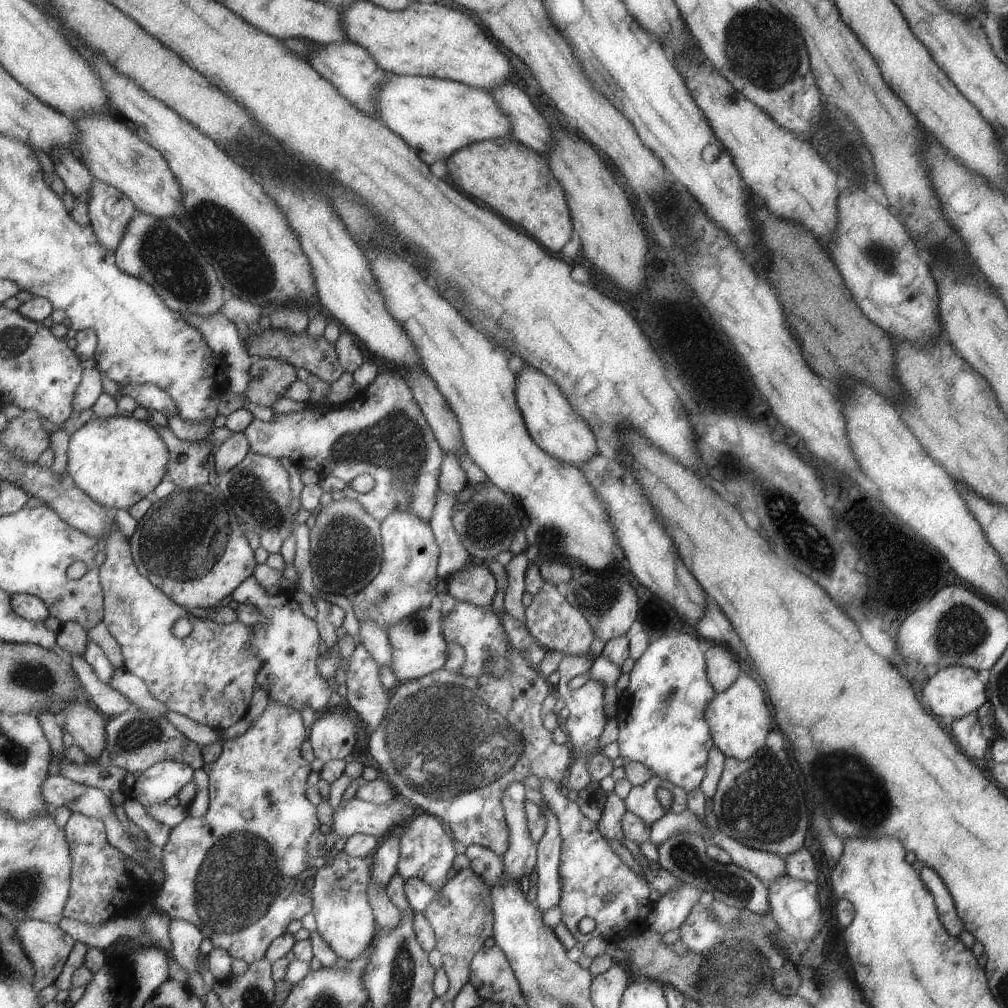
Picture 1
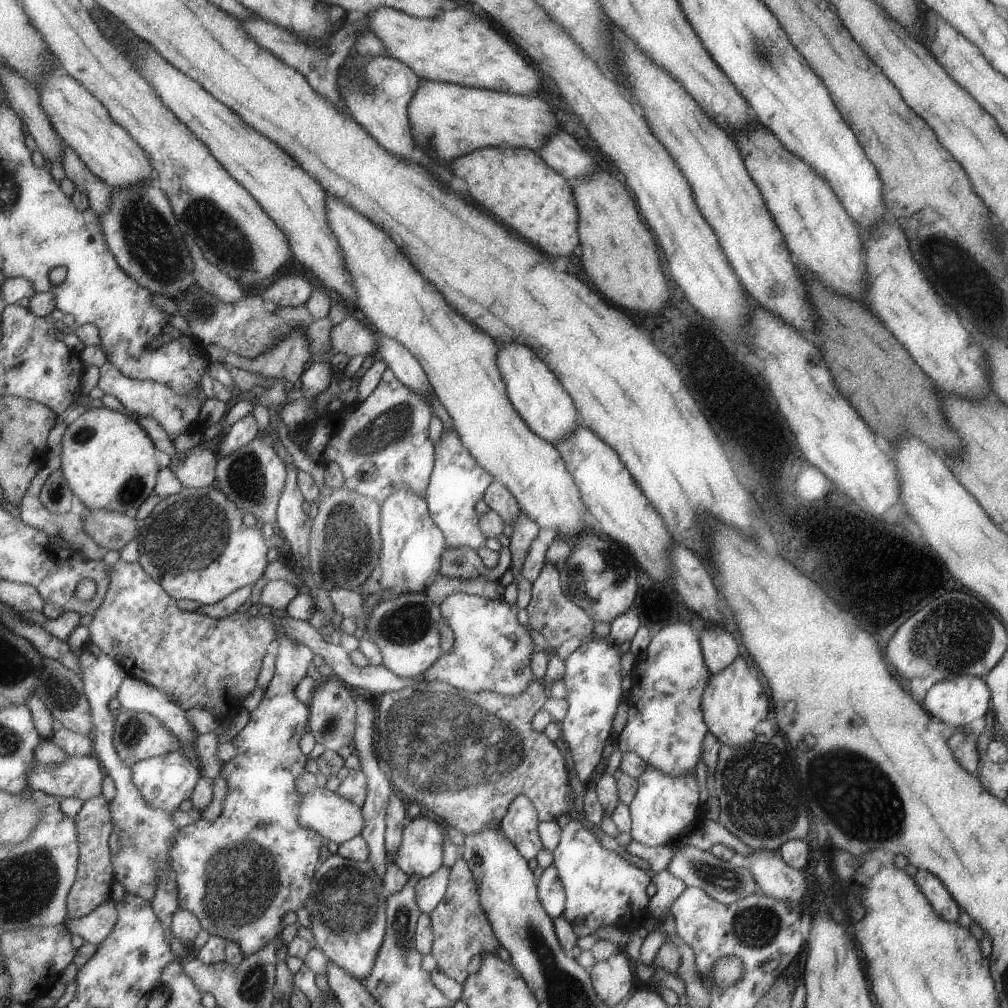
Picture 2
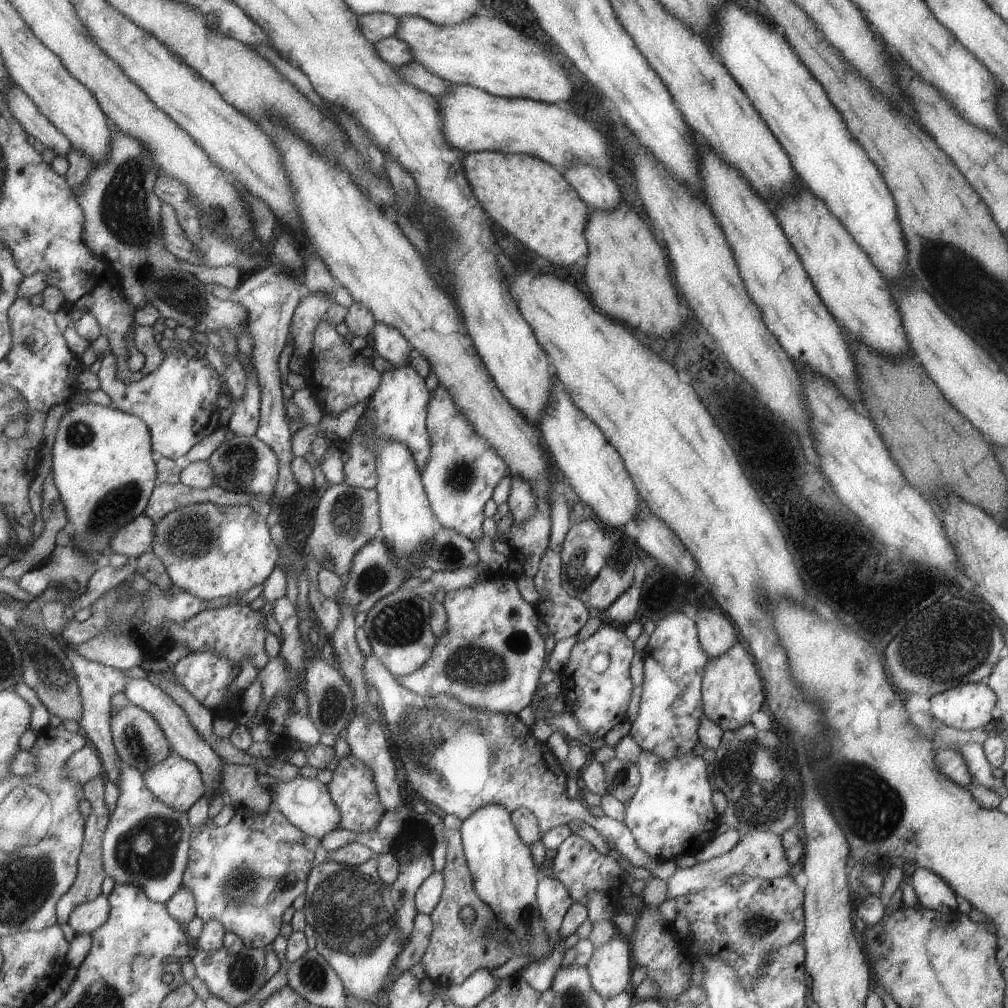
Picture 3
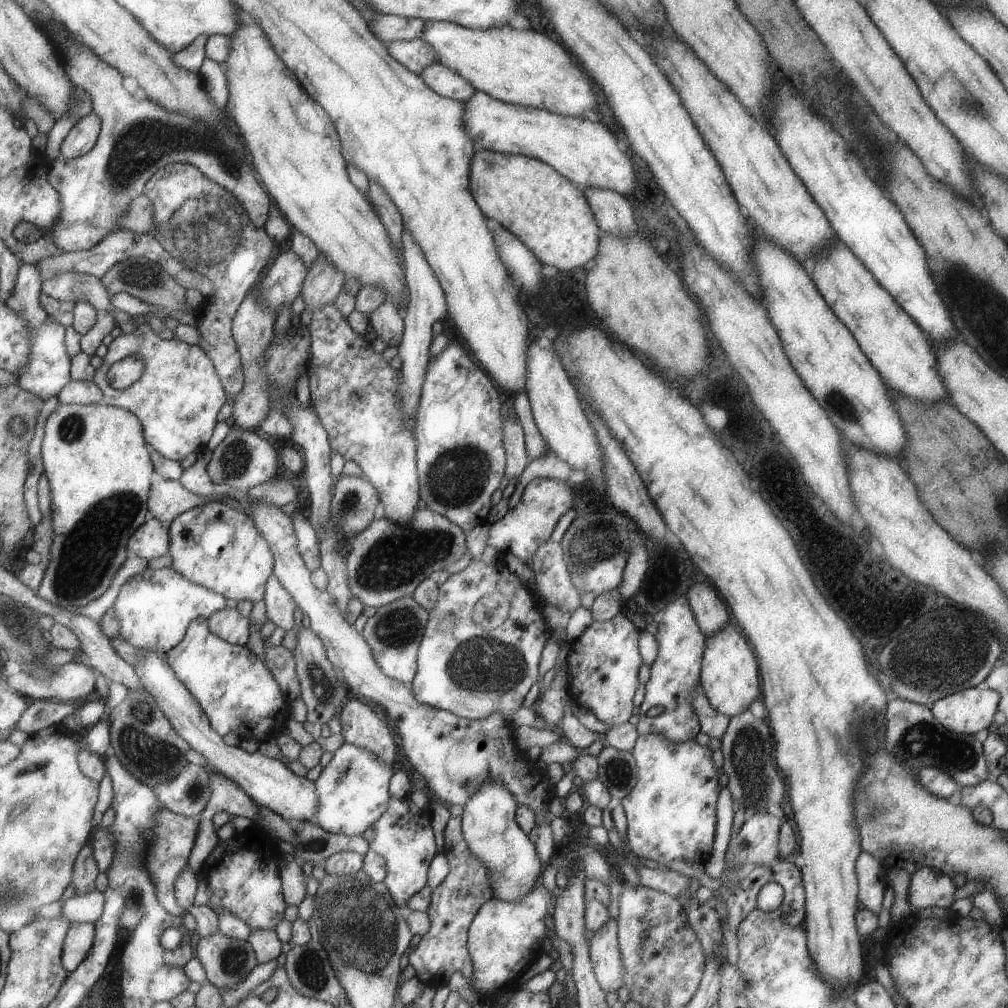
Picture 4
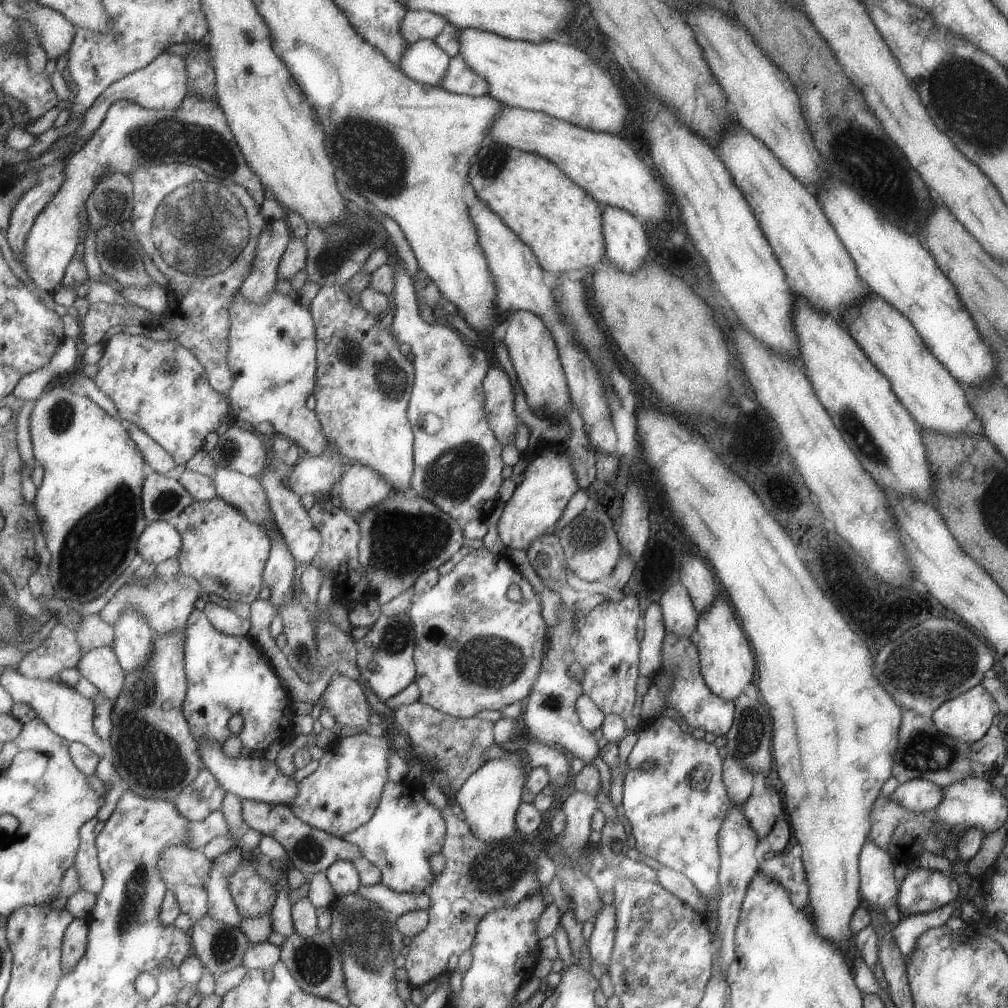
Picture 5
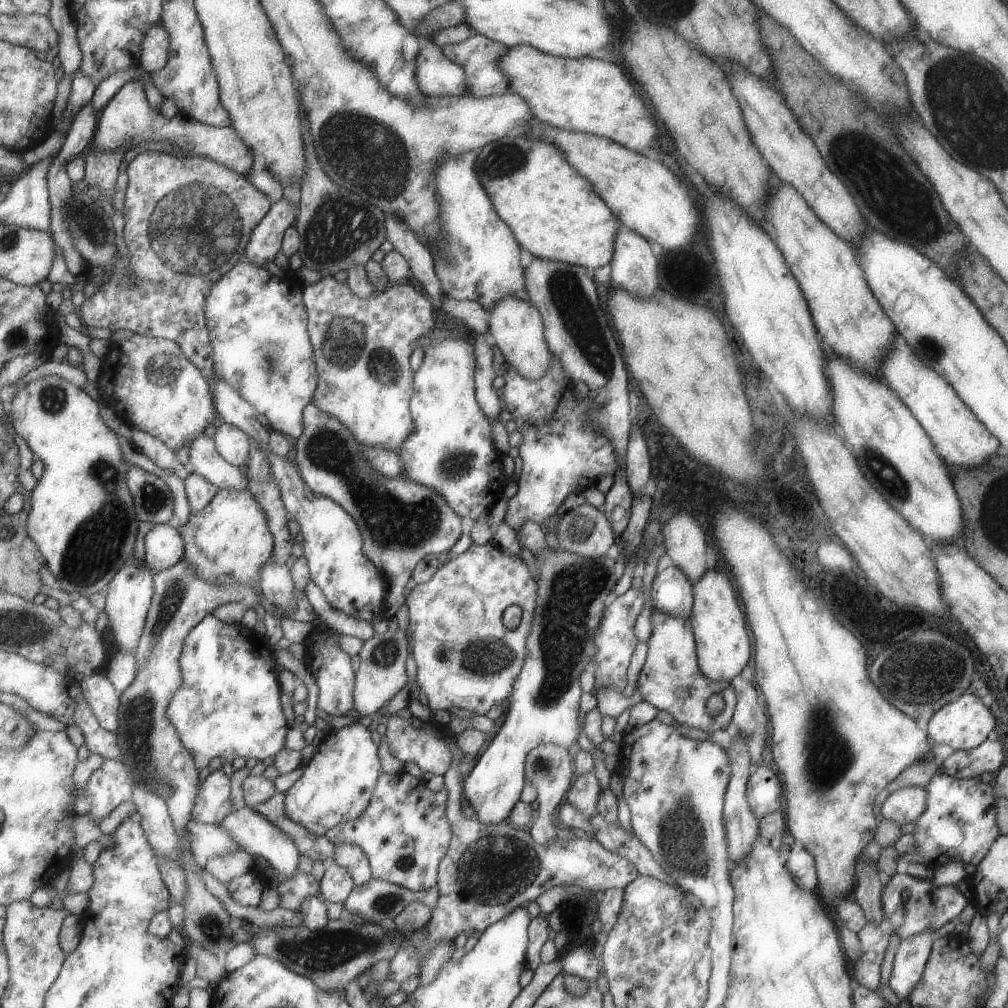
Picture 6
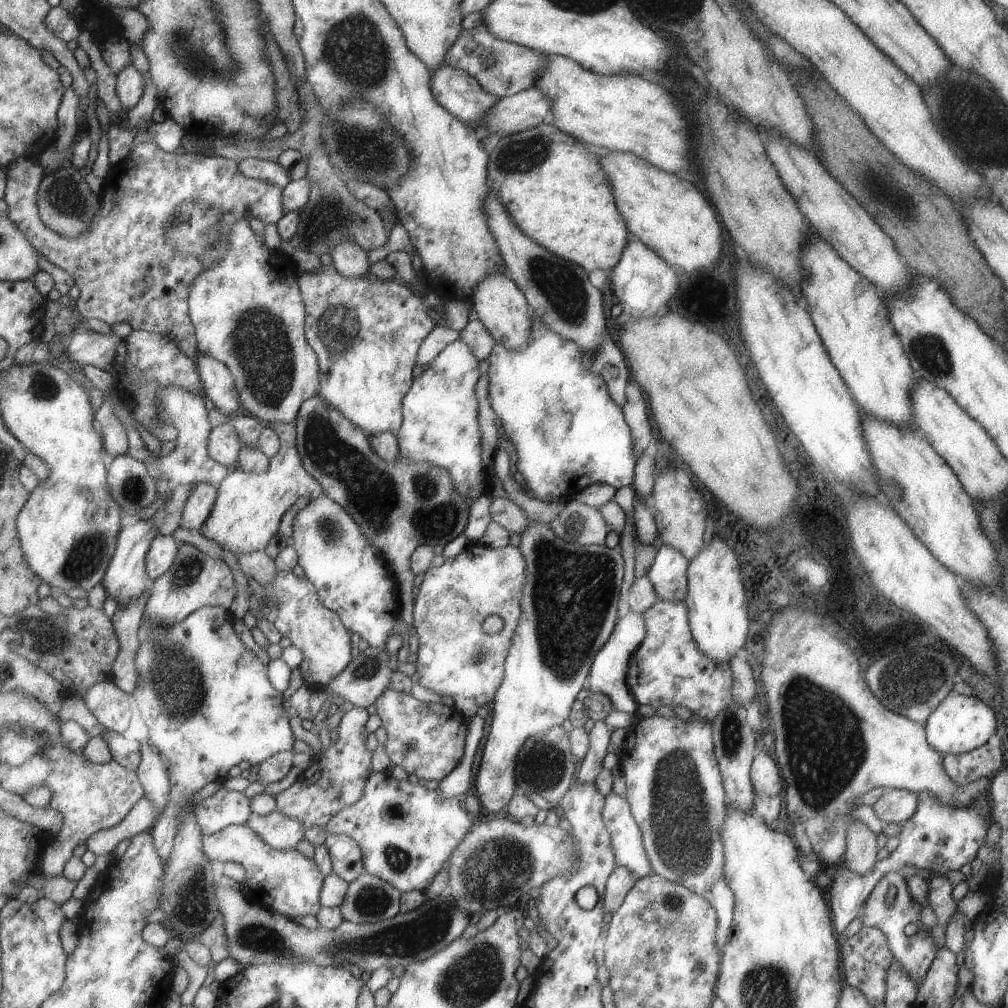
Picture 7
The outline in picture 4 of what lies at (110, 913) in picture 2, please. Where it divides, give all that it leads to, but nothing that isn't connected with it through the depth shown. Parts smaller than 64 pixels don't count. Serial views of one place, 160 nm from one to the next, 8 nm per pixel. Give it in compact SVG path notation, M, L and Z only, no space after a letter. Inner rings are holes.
M99 890L76 894L64 904L64 915L72 923L96 923L105 912L105 893Z

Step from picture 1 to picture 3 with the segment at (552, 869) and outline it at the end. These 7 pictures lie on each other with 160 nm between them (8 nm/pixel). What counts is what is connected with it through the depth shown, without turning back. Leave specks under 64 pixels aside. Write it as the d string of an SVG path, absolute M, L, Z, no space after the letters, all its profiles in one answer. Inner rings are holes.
M540 876L536 884L536 899L540 919L548 936L555 936L567 908L572 904L566 888L555 878Z

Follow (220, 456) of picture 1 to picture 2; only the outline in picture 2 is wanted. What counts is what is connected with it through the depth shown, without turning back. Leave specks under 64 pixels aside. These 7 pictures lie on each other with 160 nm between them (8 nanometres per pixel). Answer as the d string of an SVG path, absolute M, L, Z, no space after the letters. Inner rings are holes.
M254 413L247 414L245 417L236 421L229 432L220 439L217 444L219 456L228 457L237 452L243 445L248 445L258 437L260 423Z

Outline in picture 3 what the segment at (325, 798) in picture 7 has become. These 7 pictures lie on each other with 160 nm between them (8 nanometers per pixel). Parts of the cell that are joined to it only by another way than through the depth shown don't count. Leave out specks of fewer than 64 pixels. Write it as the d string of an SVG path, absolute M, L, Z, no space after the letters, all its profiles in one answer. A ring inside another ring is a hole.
M355 755L340 761L334 770L334 779L328 784L333 800L340 808L342 814L342 828L356 833L364 833L369 830L375 831L379 828L381 820L387 811L381 802L380 792L376 783L376 774L373 769Z

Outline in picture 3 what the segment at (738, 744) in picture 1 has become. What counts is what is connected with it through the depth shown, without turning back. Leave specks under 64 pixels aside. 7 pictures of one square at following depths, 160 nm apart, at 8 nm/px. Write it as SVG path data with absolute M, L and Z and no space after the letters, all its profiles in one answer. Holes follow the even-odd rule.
M738 642L724 653L712 659L708 659L706 662L702 674L702 712L709 721L719 726L722 731L736 731L740 729L749 723L749 716L751 716L753 712L762 710L762 707L765 706L765 690L763 684L761 684L761 678L759 678L759 674L757 674L756 665L752 656L749 655Z

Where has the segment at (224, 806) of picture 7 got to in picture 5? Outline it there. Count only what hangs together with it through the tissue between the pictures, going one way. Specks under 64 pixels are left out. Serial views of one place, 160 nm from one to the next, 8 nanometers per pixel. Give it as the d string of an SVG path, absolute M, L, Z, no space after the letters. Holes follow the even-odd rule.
M203 766L197 778L176 796L173 803L188 821L202 821L221 809L227 793L213 772Z

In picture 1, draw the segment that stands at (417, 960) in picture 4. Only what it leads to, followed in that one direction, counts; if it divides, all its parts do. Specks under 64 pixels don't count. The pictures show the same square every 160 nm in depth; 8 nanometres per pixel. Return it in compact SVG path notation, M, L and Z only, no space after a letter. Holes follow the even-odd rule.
M470 869L462 870L452 879L449 879L440 890L441 896L433 899L423 909L423 916L431 924L436 940L434 948L441 954L442 969L448 978L448 989L442 994L443 1001L456 998L459 990L468 982L470 962L473 955L483 947L483 941L492 936L492 908L490 903L489 887Z

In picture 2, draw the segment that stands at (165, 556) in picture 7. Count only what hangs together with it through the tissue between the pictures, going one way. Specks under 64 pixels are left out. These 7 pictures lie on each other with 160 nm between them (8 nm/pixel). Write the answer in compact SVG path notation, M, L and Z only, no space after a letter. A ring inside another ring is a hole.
M85 507L85 530L94 541L105 550L121 552L125 545L137 539L140 521L125 513L109 509L89 509Z

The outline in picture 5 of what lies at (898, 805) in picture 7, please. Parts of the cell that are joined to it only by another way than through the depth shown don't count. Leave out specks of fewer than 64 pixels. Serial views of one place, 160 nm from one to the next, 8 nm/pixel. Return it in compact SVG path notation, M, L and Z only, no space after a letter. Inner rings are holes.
M913 779L901 783L890 798L907 810L922 813L935 808L942 799L942 790L925 779Z

